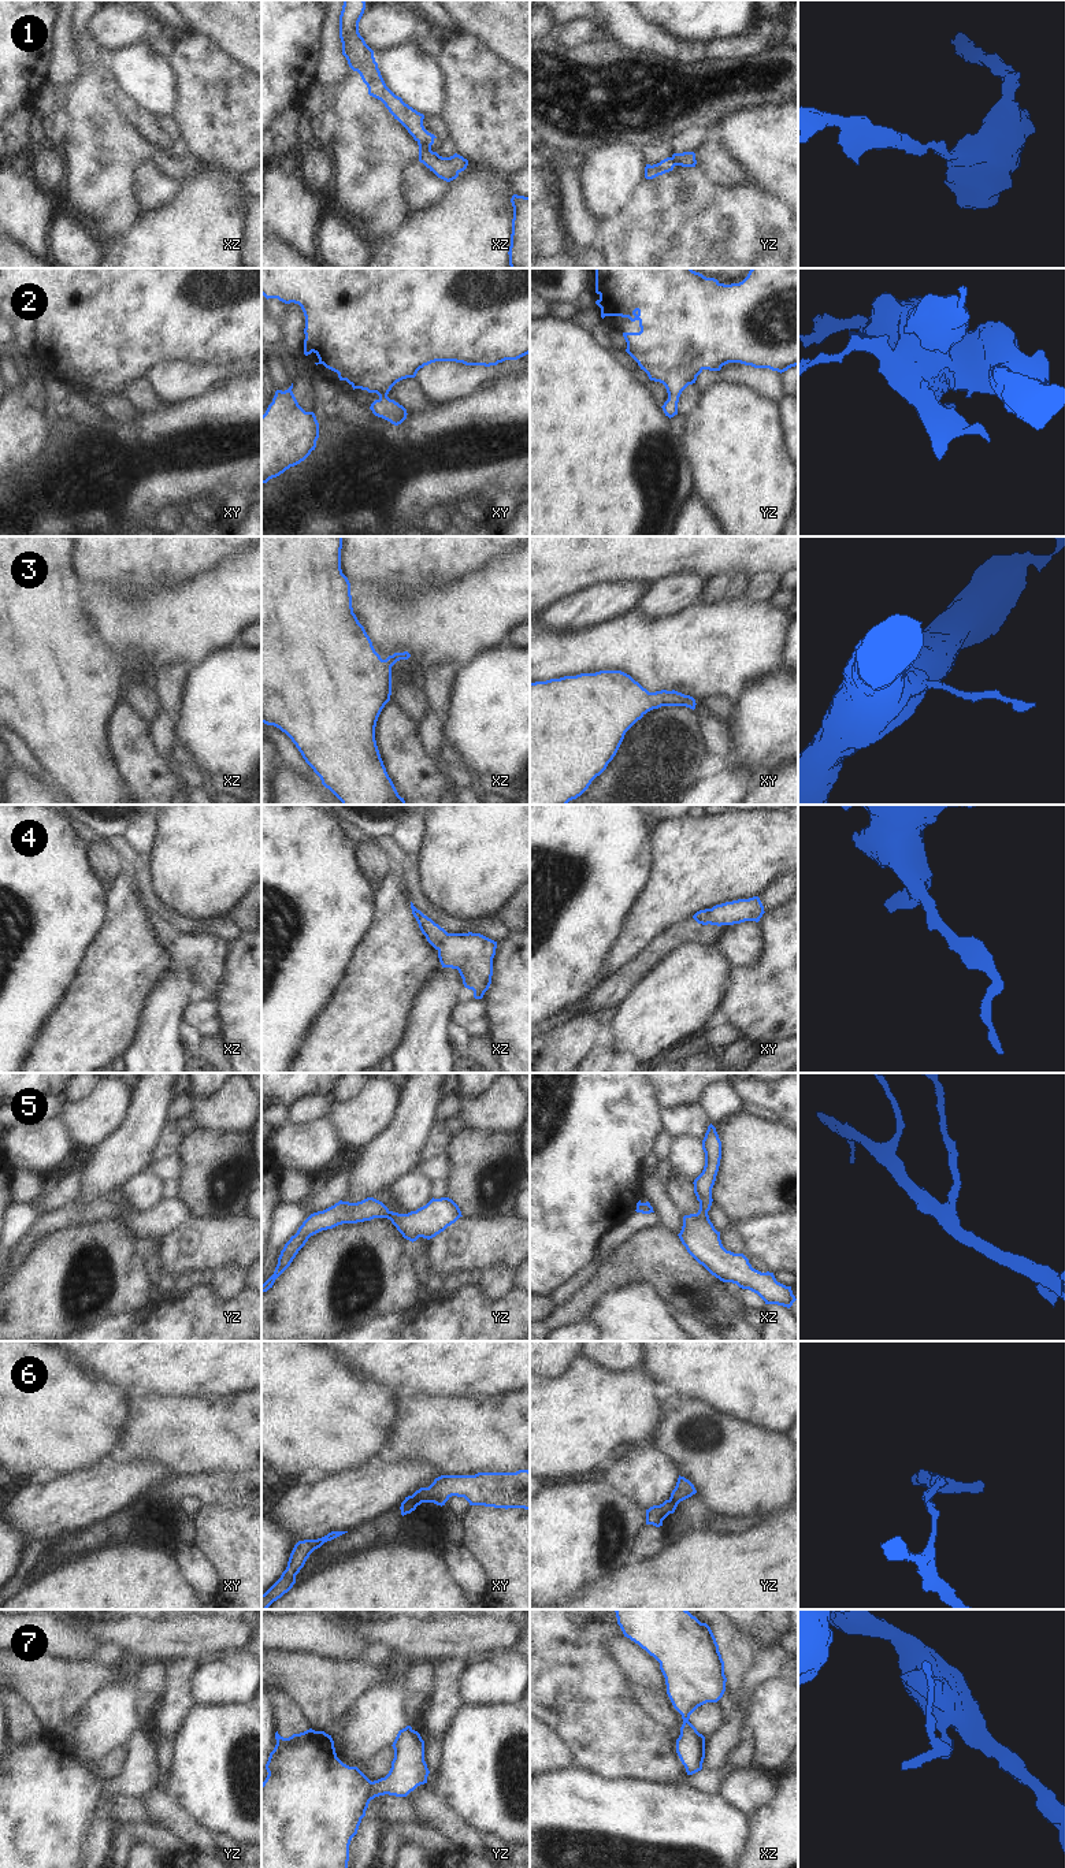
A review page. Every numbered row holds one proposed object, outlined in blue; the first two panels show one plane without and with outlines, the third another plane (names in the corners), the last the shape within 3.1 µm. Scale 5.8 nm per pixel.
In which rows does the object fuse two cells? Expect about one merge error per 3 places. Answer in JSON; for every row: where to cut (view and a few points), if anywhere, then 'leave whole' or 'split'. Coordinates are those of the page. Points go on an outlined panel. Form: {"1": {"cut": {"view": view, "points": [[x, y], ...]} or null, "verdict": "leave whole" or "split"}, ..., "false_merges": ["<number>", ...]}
{"1": {"cut": {"view": "xz", "points": [[418, 141], [430, 148]]}, "verdict": "split"}, "2": {"cut": null, "verdict": "leave whole"}, "3": {"cut": null, "verdict": "leave whole"}, "4": {"cut": null, "verdict": "leave whole"}, "5": {"cut": null, "verdict": "leave whole"}, "6": {"cut": {"view": "xy", "points": [[405, 1499], [422, 1501]]}, "verdict": "split"}, "7": {"cut": null, "verdict": "leave whole"}, "false_merges": ["1", "6"]}

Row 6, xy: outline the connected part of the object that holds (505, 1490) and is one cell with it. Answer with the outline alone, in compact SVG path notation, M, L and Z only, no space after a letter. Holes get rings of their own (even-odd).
M530 1471L441 1475L428 1488L420 1488L405 1500L442 1507L452 1496L464 1497L470 1505L530 1509Z

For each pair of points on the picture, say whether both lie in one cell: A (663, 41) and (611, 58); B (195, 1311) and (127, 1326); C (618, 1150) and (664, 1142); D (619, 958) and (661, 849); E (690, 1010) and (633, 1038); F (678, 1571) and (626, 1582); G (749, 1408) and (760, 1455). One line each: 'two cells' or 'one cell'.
A: two cells
B: one cell
C: two cells
D: one cell
E: one cell
F: one cell
G: two cells

